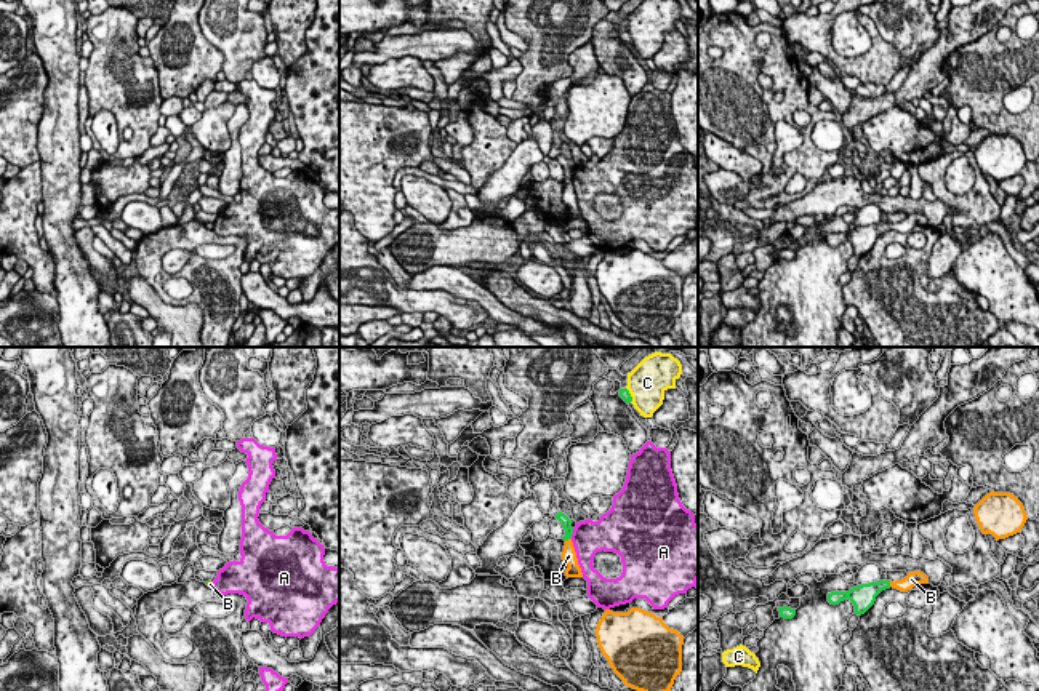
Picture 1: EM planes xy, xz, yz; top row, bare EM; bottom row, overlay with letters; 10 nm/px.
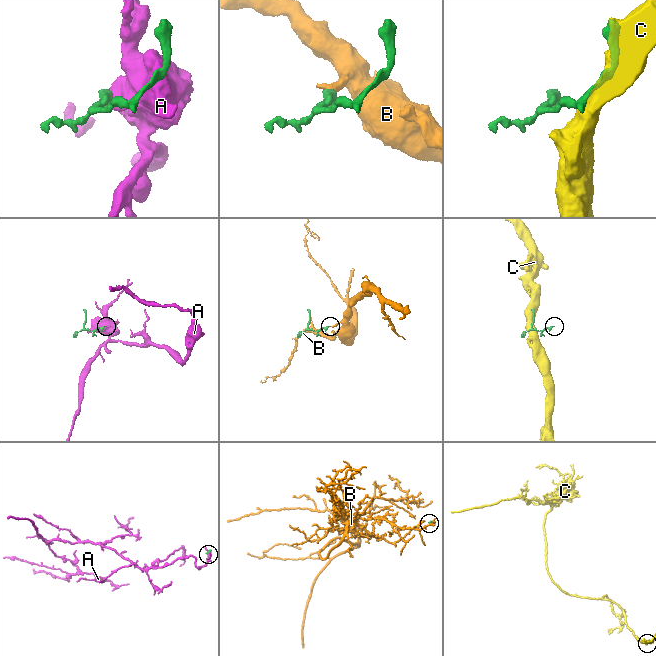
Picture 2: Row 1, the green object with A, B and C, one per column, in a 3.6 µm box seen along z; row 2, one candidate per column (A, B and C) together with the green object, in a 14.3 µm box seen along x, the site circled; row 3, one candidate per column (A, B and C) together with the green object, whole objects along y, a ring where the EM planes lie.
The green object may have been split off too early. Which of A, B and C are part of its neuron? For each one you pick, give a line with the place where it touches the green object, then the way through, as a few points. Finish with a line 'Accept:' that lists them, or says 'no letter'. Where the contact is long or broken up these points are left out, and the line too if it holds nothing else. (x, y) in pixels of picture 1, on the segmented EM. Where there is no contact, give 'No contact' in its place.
B: Touches green at xz (567, 539). Path across: xz (565, 522), (567, 539), (569, 555)
Accept: B

